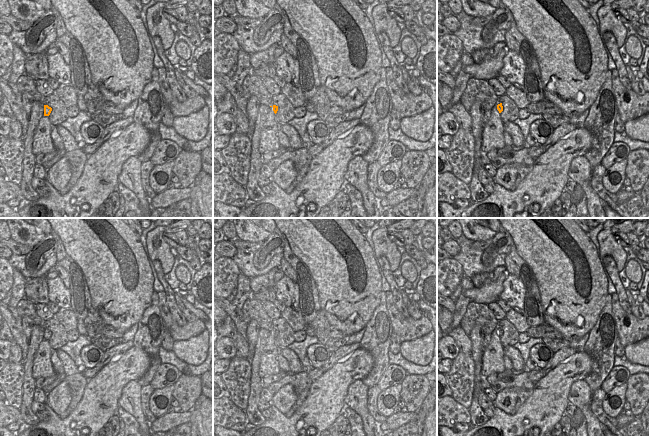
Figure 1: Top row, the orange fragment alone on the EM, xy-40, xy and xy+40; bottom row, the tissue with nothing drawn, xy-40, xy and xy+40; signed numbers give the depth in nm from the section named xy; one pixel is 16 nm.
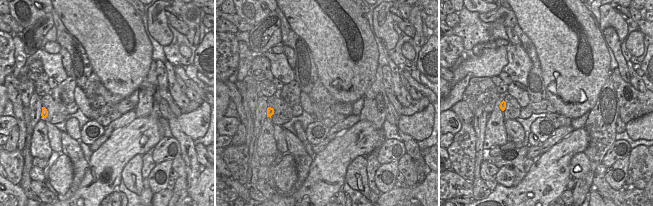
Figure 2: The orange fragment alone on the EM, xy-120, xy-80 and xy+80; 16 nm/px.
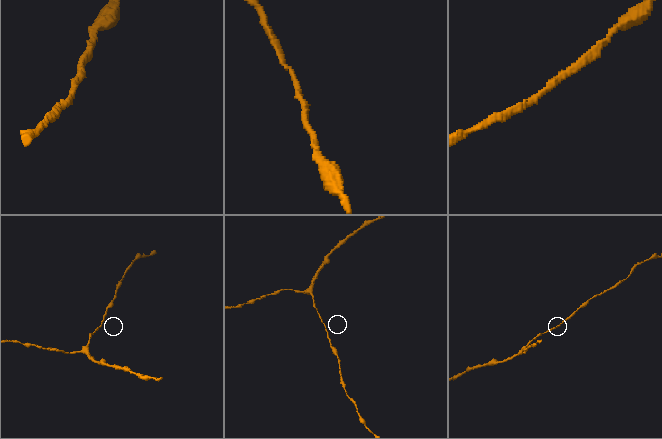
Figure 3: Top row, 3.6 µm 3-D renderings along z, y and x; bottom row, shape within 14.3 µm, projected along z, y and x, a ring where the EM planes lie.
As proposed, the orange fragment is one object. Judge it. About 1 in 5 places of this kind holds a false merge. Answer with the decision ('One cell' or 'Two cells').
One cell

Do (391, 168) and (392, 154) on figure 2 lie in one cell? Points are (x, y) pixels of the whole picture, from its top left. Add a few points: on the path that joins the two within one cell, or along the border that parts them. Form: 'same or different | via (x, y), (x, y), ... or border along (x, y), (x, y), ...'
different | border along (397, 159), (381, 164)

